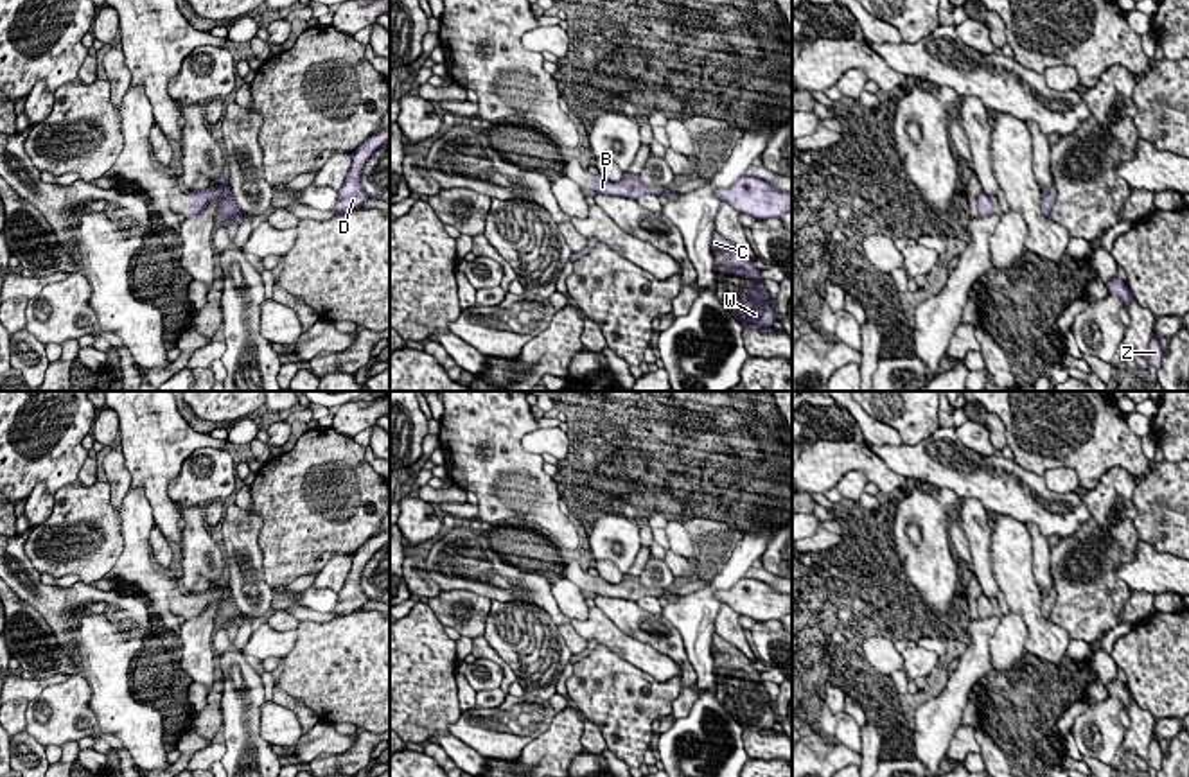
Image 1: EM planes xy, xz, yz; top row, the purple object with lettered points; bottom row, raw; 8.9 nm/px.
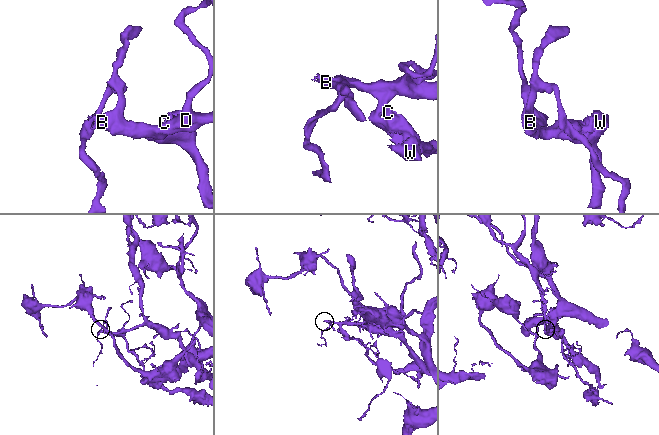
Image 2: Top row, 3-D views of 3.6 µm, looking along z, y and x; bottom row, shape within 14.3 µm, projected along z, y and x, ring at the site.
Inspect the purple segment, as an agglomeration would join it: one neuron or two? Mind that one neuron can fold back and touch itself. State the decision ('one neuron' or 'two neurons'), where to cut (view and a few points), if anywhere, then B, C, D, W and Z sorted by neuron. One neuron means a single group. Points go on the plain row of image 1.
one neuron; cut none; groups B C D W Z

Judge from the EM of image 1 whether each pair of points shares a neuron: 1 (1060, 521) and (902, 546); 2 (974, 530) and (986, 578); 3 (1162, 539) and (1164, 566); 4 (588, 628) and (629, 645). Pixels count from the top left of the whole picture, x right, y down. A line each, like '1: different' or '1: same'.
1: different
2: same
3: different
4: same

